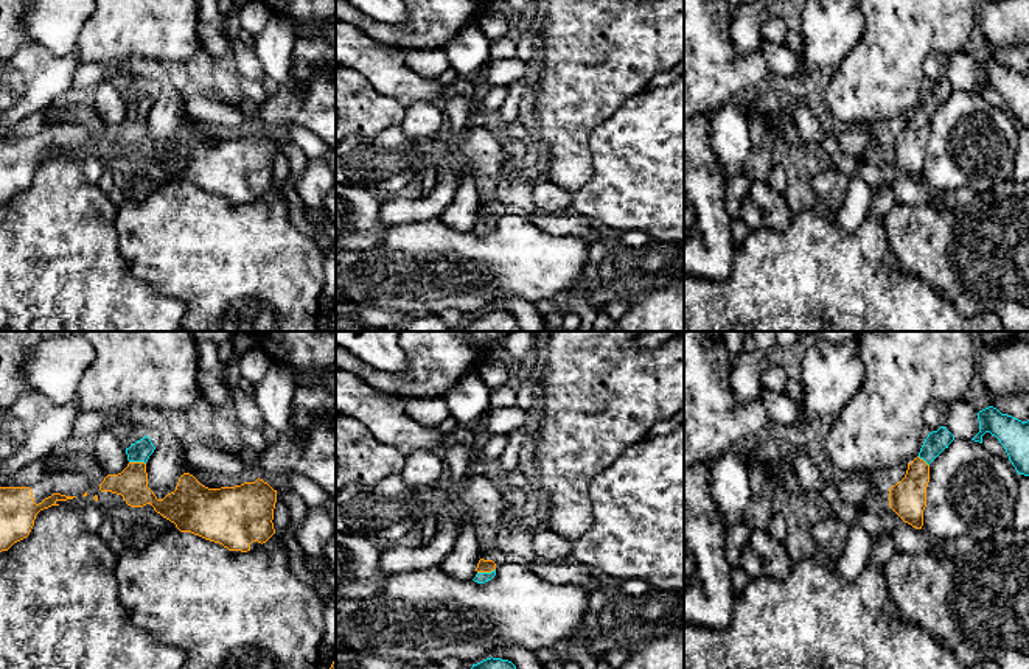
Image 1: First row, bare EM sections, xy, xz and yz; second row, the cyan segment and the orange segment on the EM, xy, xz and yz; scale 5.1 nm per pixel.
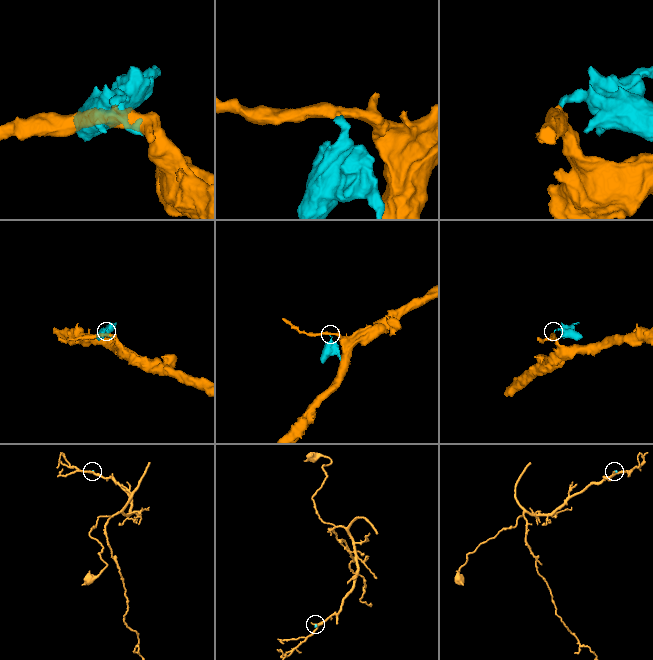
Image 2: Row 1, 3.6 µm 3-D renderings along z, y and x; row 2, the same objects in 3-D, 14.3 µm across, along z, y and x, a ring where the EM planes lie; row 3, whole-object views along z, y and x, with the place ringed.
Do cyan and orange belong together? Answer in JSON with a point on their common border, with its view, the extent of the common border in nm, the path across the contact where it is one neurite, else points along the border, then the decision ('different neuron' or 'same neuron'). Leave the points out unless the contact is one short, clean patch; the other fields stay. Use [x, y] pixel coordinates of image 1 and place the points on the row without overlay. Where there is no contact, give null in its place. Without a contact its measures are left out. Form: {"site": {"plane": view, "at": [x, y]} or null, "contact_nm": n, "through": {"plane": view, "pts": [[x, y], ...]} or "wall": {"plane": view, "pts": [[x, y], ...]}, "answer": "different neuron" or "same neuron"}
{"site": {"plane": "xz", "at": [485, 224]}, "contact_nm": 100, "through": {"plane": "xz", "pts": [[481, 229], [485, 224], [484, 217]]}, "answer": "same neuron"}

